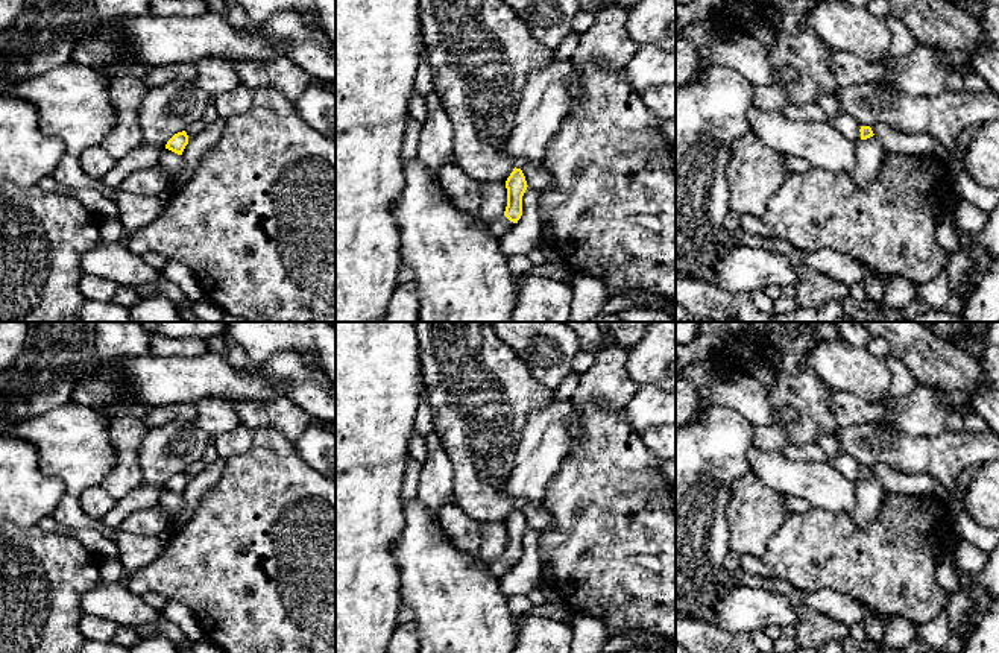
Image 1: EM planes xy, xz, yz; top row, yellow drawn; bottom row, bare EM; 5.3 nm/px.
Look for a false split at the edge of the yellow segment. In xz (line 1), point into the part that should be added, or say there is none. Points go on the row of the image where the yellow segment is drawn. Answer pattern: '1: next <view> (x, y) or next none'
1: next none

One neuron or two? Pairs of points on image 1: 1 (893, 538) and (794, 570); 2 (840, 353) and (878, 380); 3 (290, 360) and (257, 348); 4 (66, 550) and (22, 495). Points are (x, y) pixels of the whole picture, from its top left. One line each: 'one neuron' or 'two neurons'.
1: one neuron
2: one neuron
3: two neurons
4: two neurons

